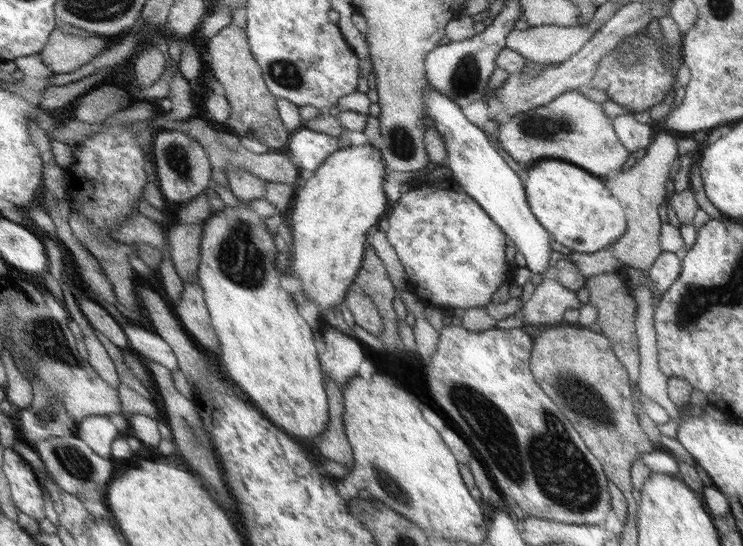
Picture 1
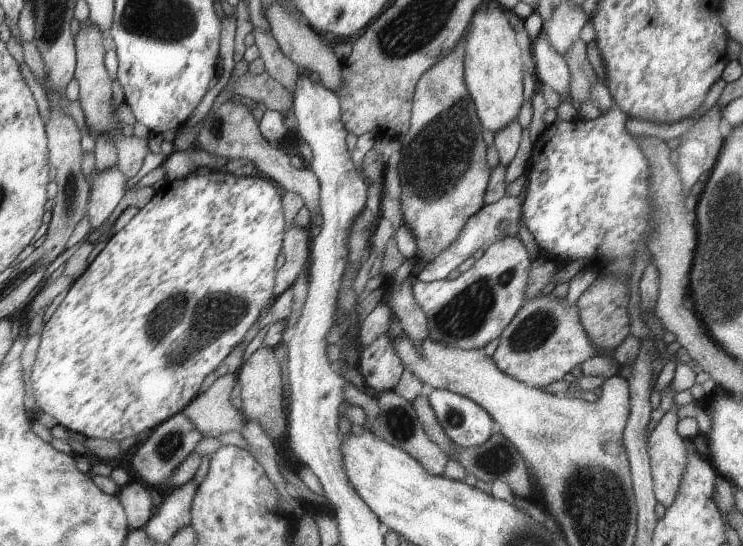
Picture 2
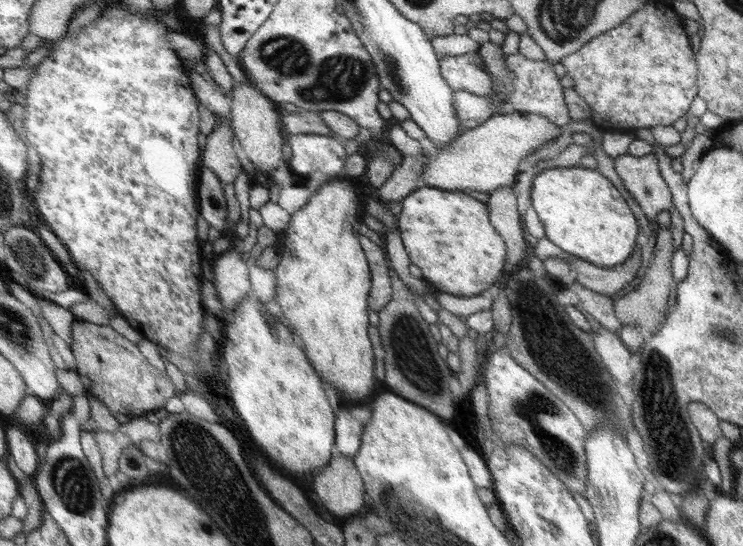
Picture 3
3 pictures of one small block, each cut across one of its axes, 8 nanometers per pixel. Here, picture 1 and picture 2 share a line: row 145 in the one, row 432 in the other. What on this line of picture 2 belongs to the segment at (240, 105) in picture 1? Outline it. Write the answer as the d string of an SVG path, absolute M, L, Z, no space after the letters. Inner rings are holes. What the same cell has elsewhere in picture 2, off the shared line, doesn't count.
M268 347L257 348L240 365L235 376L242 403L239 412L245 420L245 424L248 421L257 420L265 435L269 437L273 444L276 443L285 432L285 412L283 412L284 402L281 402L281 390L283 390L281 370L279 370L279 364L277 364L273 352Z

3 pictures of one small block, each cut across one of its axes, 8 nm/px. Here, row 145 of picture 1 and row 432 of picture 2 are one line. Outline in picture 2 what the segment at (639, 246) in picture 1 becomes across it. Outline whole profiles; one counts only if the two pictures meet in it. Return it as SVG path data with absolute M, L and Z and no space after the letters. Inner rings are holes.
M679 406L673 407L657 422L657 426L647 436L647 453L650 463L650 476L652 477L652 492L655 501L667 509L675 500L678 487L685 473L688 462L688 446L686 440L680 438L675 432L675 424L678 422L677 410Z

